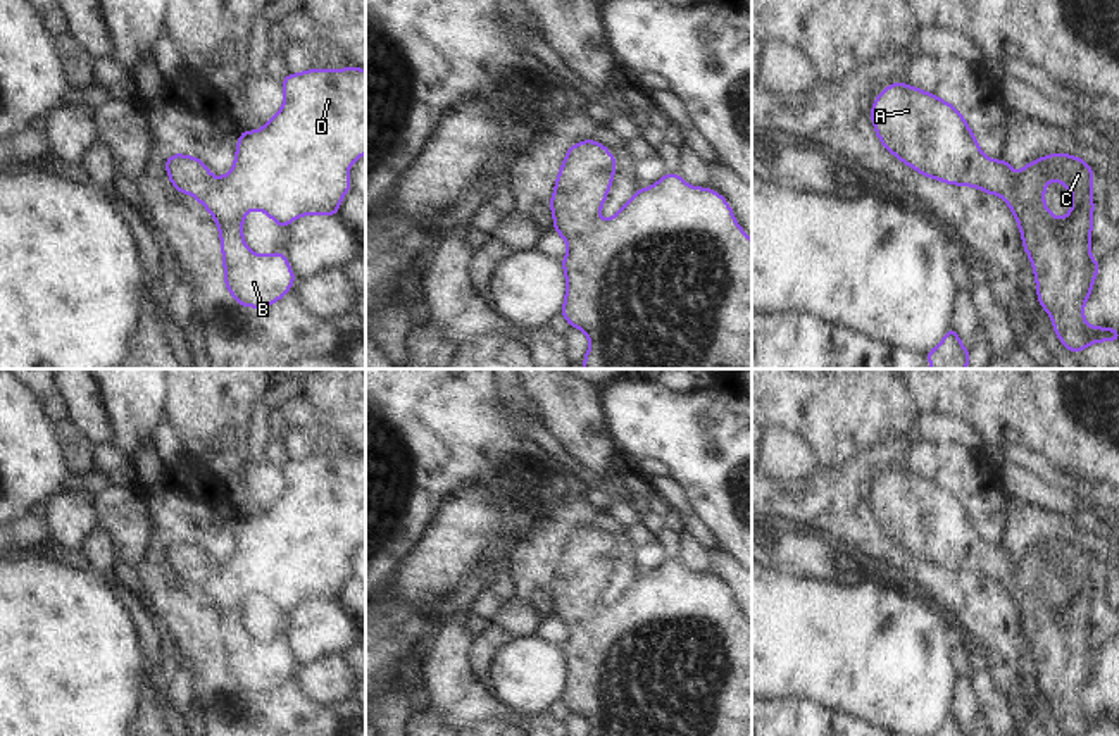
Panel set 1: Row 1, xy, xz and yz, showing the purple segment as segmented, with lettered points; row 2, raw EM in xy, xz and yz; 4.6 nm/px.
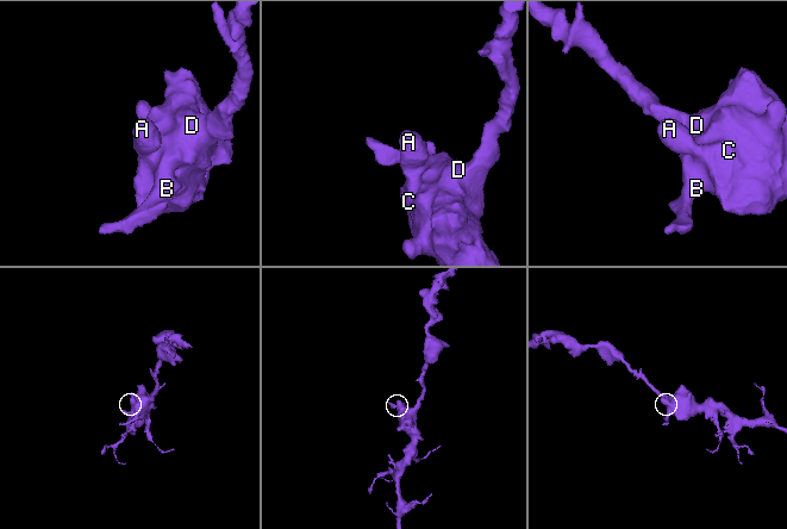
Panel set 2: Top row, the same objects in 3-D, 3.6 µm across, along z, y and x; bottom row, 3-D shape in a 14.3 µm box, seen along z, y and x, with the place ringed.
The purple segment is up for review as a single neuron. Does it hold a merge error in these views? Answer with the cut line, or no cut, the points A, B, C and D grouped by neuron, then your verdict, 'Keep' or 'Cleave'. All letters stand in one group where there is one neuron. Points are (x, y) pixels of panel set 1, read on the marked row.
No split. Groups: A B C D. Keep

